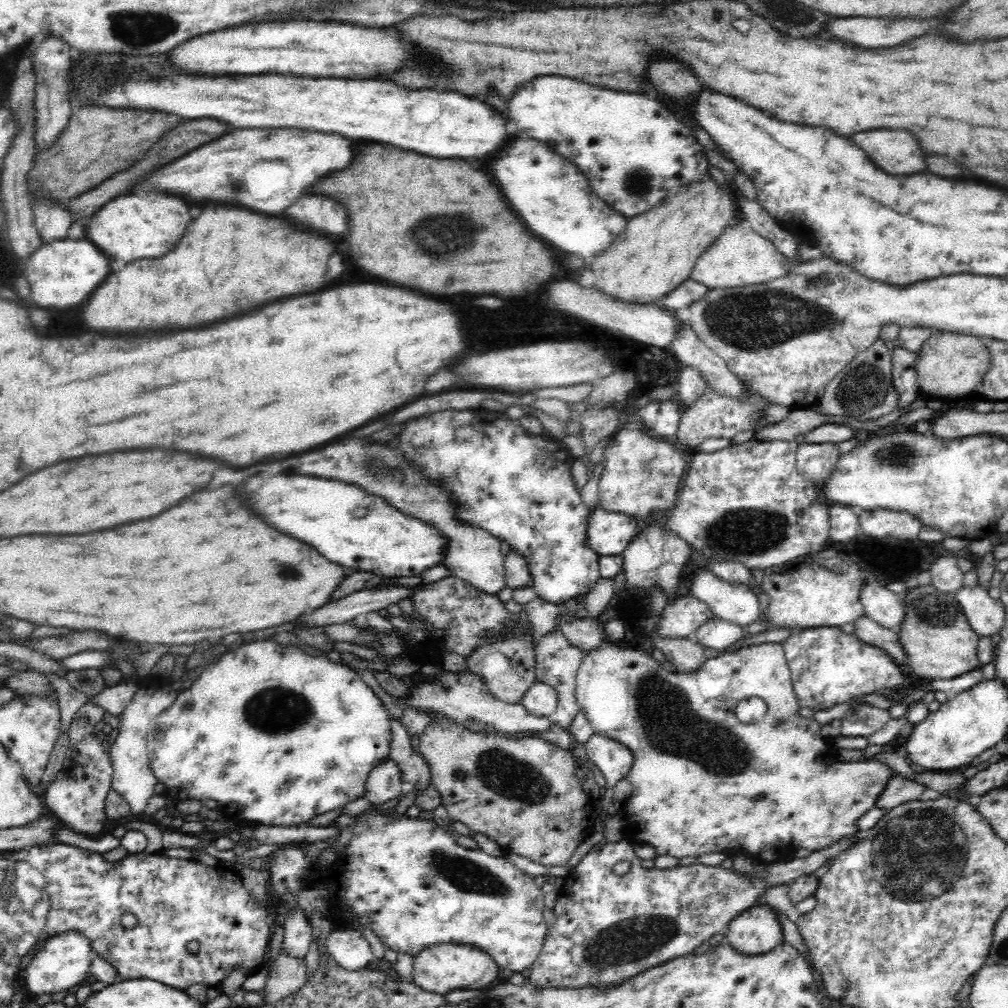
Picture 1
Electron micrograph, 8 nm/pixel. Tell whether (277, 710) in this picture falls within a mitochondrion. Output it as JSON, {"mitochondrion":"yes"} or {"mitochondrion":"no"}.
{"mitochondrion":"yes"}

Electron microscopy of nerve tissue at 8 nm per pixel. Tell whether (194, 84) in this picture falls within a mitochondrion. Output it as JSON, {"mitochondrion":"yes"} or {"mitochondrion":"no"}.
{"mitochondrion":"no"}

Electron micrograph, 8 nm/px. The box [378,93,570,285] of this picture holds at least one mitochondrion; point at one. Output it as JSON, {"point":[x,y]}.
{"point":[440,236]}

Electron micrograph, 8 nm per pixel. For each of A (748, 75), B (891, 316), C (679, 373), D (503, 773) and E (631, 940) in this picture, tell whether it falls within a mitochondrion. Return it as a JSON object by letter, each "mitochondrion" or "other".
{"A":"other","B":"other","C":"other","D":"mitochondrion","E":"mitochondrion"}

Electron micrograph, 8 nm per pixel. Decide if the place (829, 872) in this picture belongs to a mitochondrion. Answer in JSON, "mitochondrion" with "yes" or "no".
{"mitochondrion":"no"}

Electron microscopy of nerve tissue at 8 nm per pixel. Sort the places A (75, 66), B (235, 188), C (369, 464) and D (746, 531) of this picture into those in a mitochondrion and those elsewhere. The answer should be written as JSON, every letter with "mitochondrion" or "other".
{"A":"other","B":"mitochondrion","C":"mitochondrion","D":"mitochondrion"}

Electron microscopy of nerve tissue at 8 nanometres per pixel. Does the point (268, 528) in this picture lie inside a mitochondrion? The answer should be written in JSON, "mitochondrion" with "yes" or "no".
{"mitochondrion":"no"}

